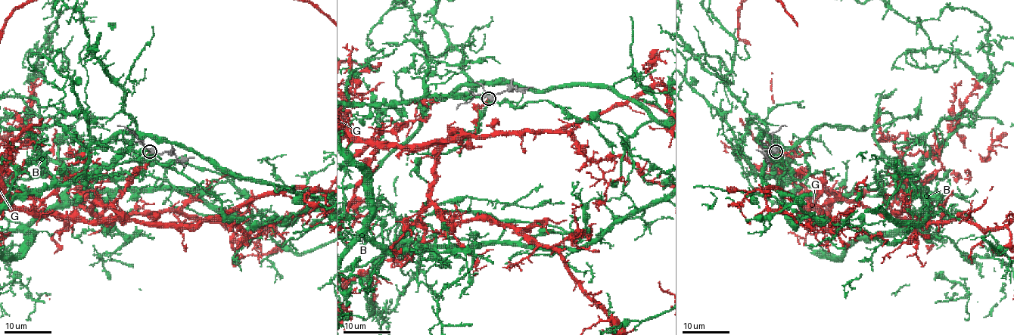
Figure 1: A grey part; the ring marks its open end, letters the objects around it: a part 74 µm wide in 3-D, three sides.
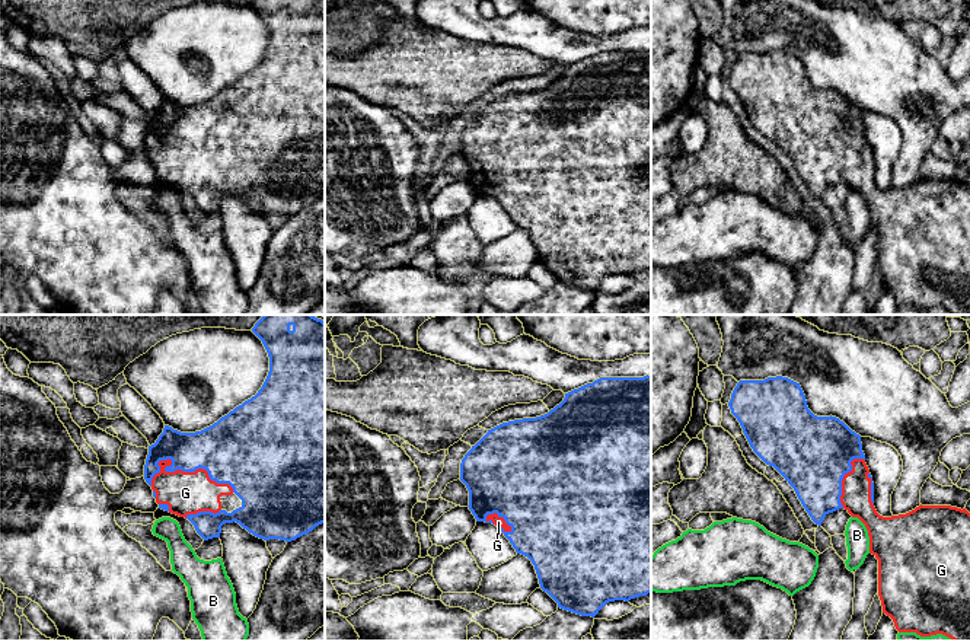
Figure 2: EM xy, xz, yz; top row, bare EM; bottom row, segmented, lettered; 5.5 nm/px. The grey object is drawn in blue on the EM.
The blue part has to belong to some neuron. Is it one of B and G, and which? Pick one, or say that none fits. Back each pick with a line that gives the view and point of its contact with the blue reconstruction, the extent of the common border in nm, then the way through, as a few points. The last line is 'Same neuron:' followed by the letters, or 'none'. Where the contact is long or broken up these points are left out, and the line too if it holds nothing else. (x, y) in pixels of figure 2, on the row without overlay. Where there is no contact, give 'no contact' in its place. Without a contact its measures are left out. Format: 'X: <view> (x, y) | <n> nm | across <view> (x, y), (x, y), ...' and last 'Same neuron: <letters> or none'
G: xy (182, 143) | 460 nm
Same neuron: G

